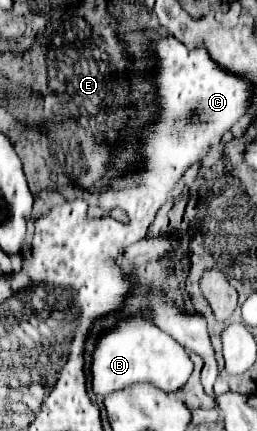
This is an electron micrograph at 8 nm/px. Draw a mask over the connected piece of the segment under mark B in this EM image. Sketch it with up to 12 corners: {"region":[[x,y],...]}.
{"region":[[119,318],[93,354],[101,398],[139,382],[175,394],[193,362],[145,318]]}

